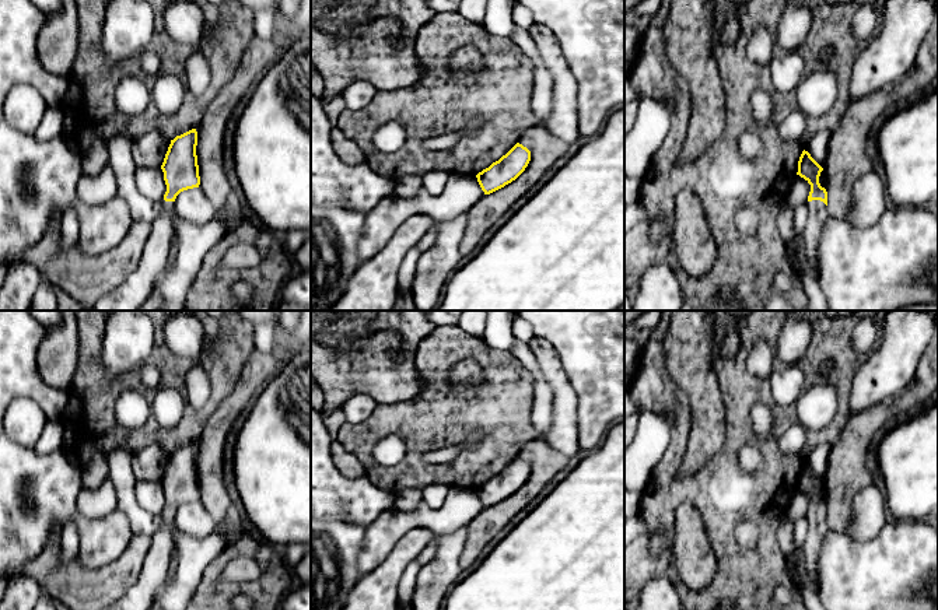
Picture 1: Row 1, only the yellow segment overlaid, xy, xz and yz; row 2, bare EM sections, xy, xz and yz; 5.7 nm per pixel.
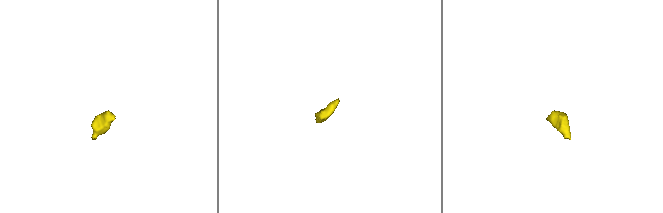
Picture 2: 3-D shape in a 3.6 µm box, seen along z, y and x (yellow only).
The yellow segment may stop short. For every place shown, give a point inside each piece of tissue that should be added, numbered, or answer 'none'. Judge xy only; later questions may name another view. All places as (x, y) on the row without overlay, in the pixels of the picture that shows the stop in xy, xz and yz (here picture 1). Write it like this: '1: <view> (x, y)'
1: xy (157, 564)

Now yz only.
1: yz (818, 523)

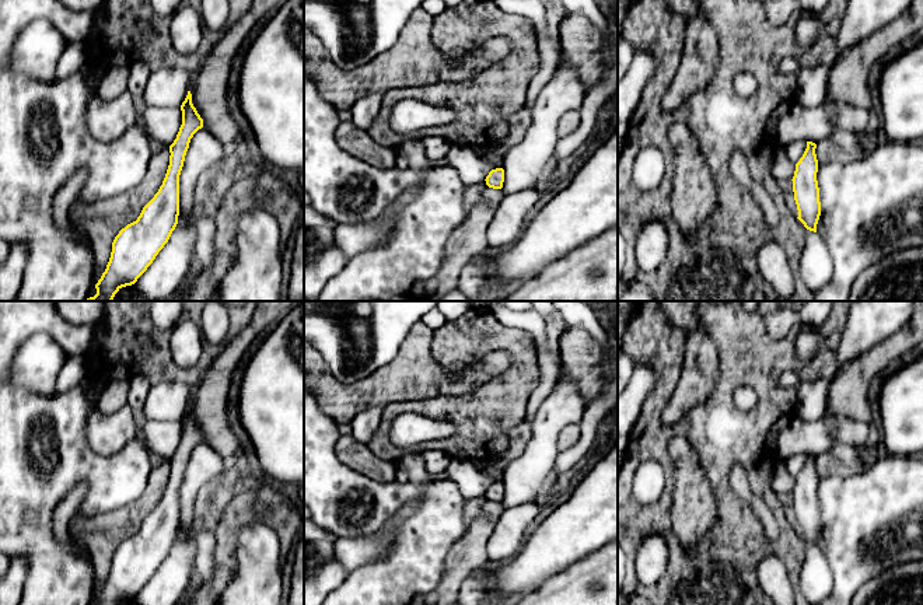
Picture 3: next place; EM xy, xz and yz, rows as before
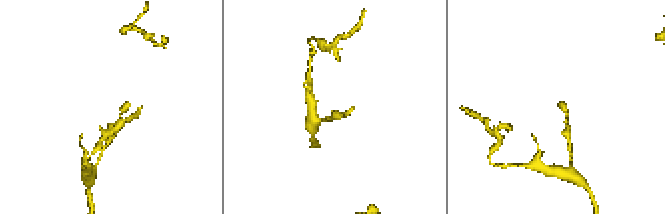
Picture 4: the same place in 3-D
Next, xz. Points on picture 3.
none

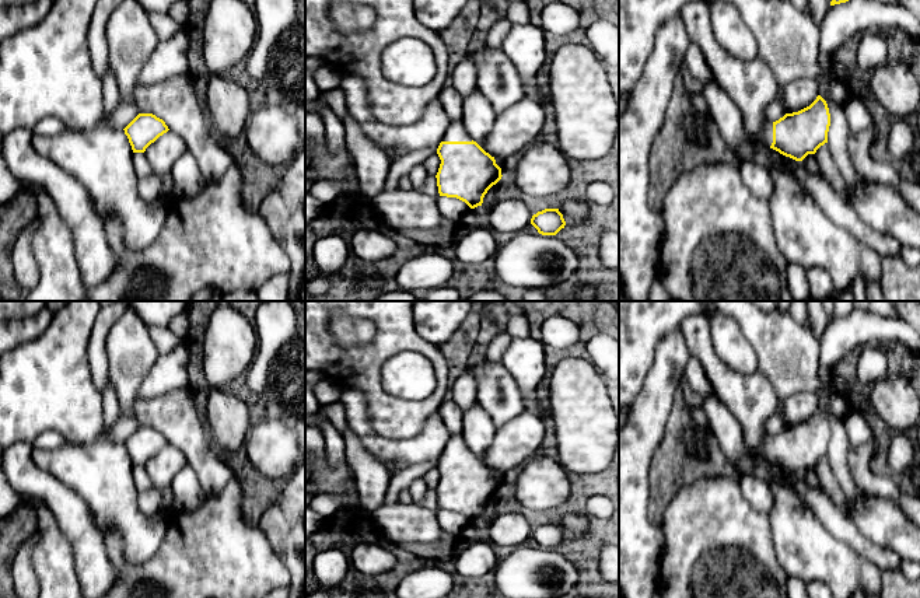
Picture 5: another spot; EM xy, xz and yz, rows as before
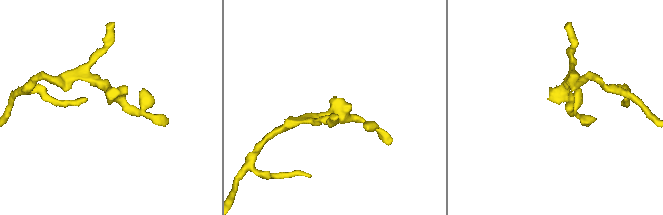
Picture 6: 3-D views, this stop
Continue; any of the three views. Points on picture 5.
1: xz (455, 446)

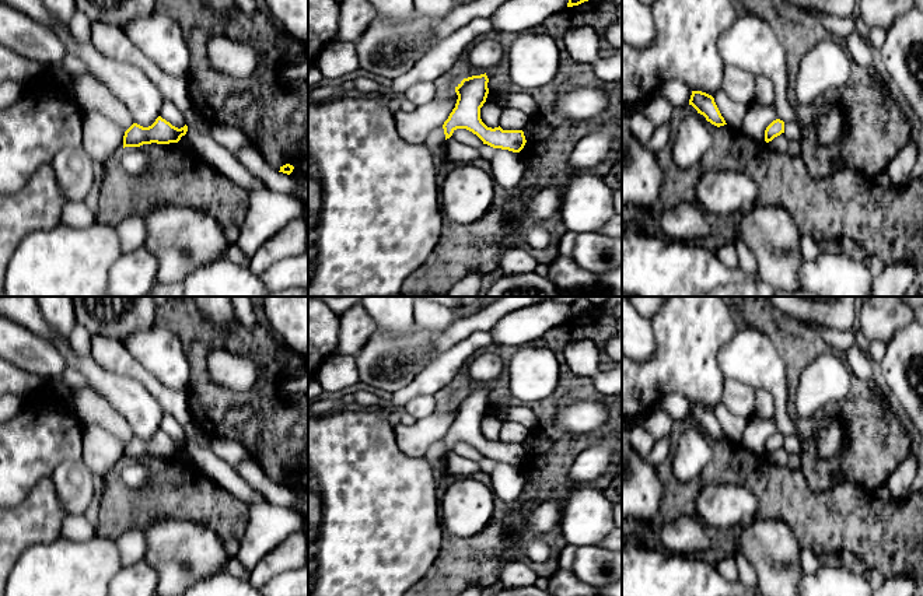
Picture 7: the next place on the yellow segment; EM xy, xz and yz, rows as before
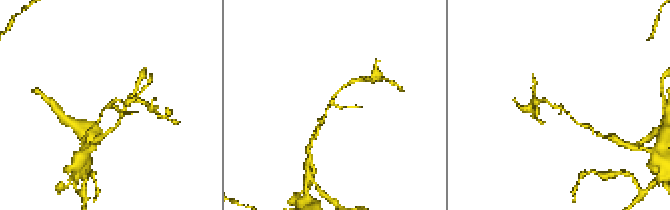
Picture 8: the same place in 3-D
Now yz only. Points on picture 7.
none

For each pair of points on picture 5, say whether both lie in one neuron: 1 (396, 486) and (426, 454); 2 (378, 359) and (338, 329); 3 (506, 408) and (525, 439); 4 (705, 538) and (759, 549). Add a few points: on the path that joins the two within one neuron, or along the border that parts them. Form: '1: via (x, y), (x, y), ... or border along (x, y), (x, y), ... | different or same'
1: border along (436, 462), (417, 462), (399, 469) | different
2: border along (350, 317), (374, 324), (375, 336), (368, 345) | different
3: border along (524, 409), (497, 429) | different
4: via (719, 542), (742, 542), (745, 545) | same

